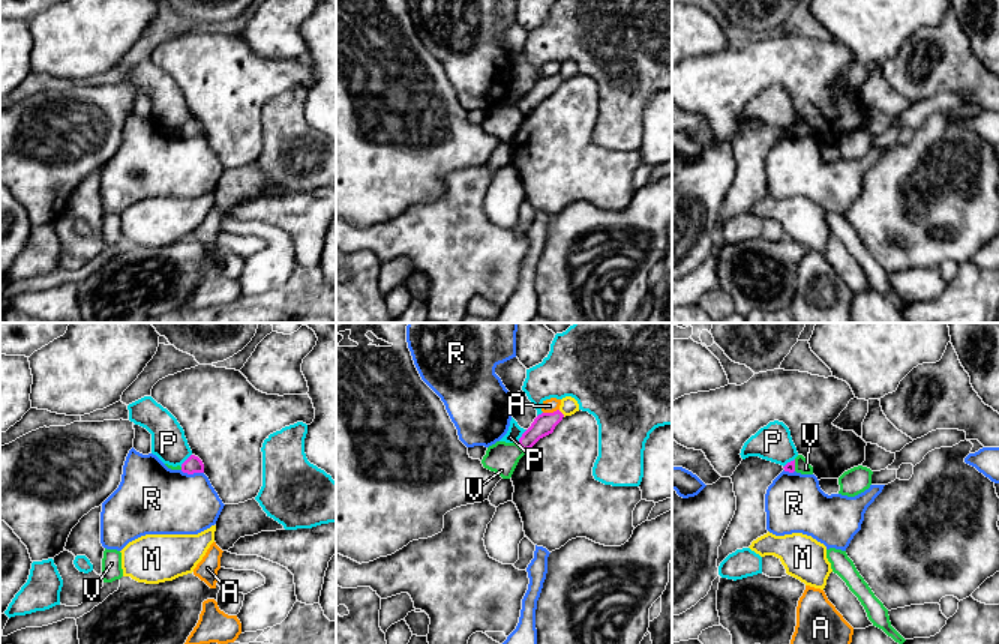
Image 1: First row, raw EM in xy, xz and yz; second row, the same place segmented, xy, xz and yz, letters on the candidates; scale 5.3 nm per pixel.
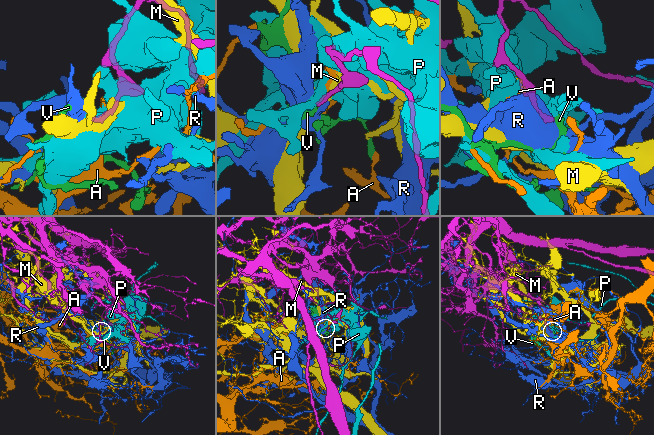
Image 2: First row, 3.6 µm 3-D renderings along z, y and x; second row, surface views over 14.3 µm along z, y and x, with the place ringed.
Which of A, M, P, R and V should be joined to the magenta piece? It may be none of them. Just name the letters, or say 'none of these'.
none of these

